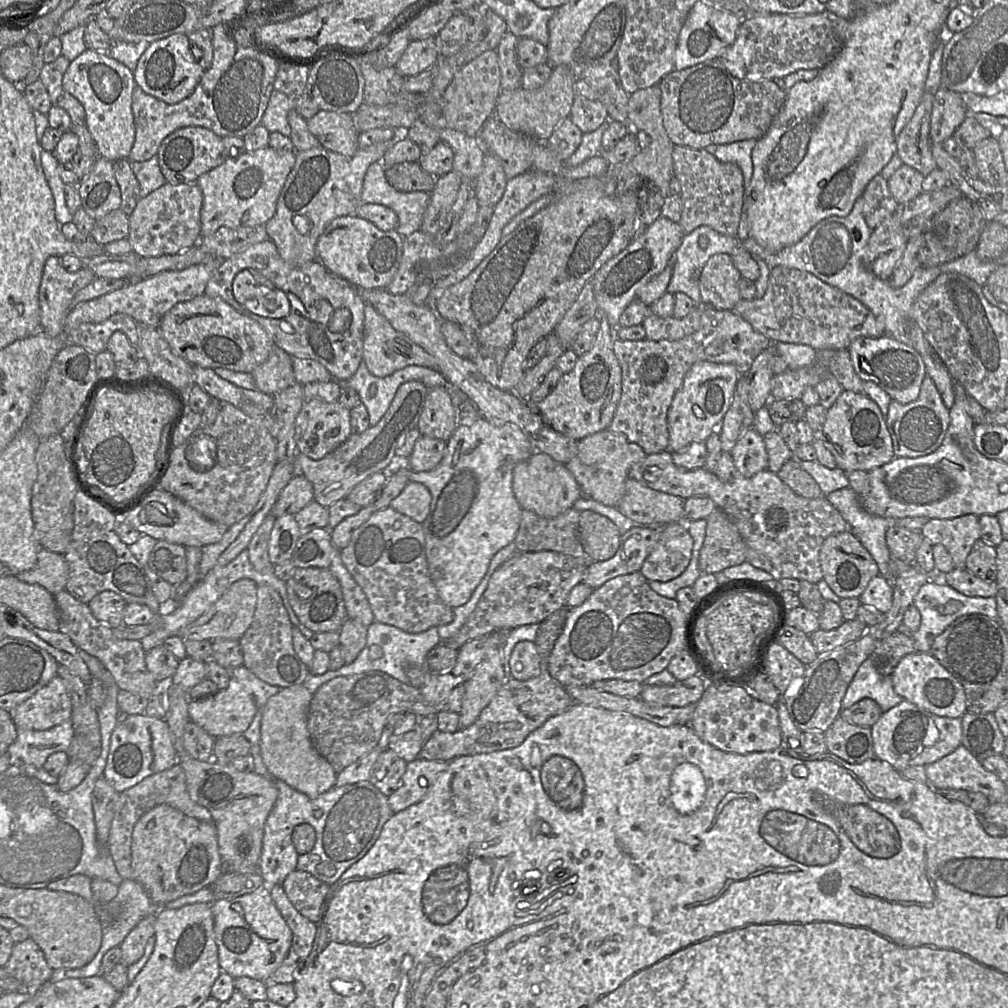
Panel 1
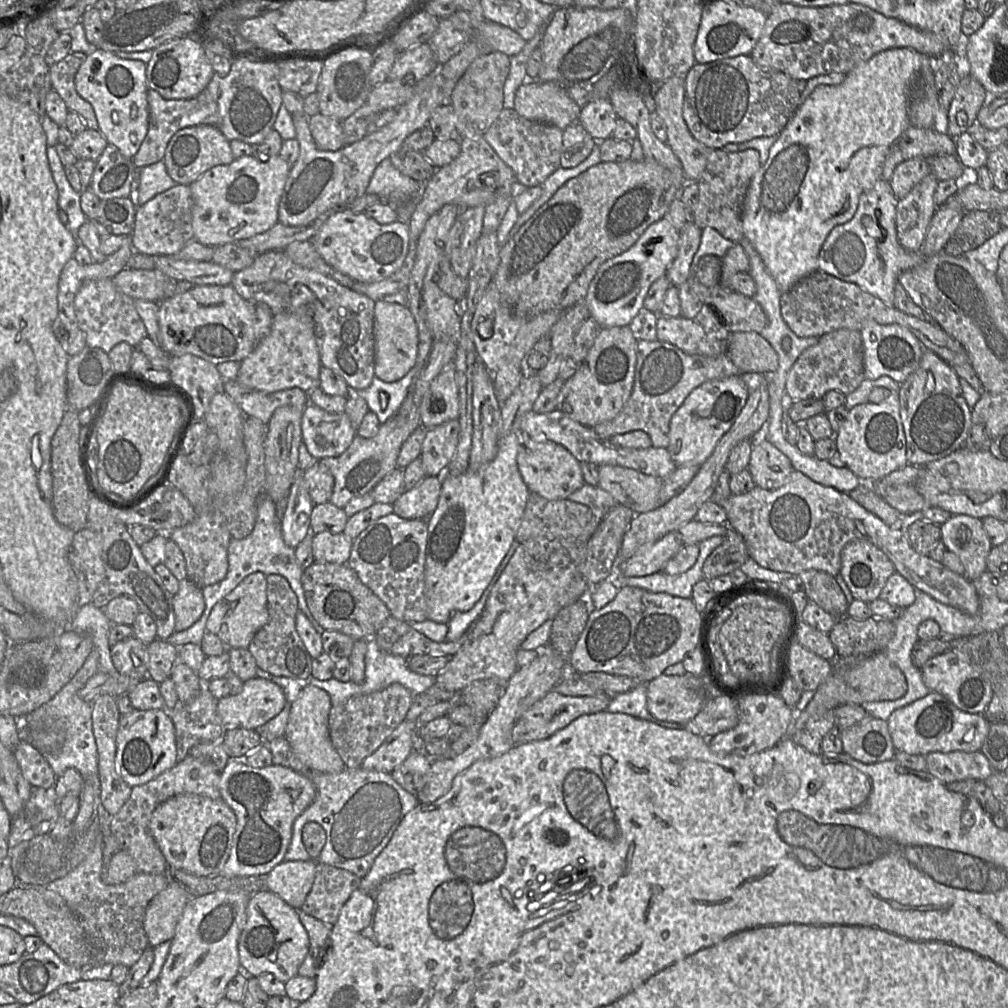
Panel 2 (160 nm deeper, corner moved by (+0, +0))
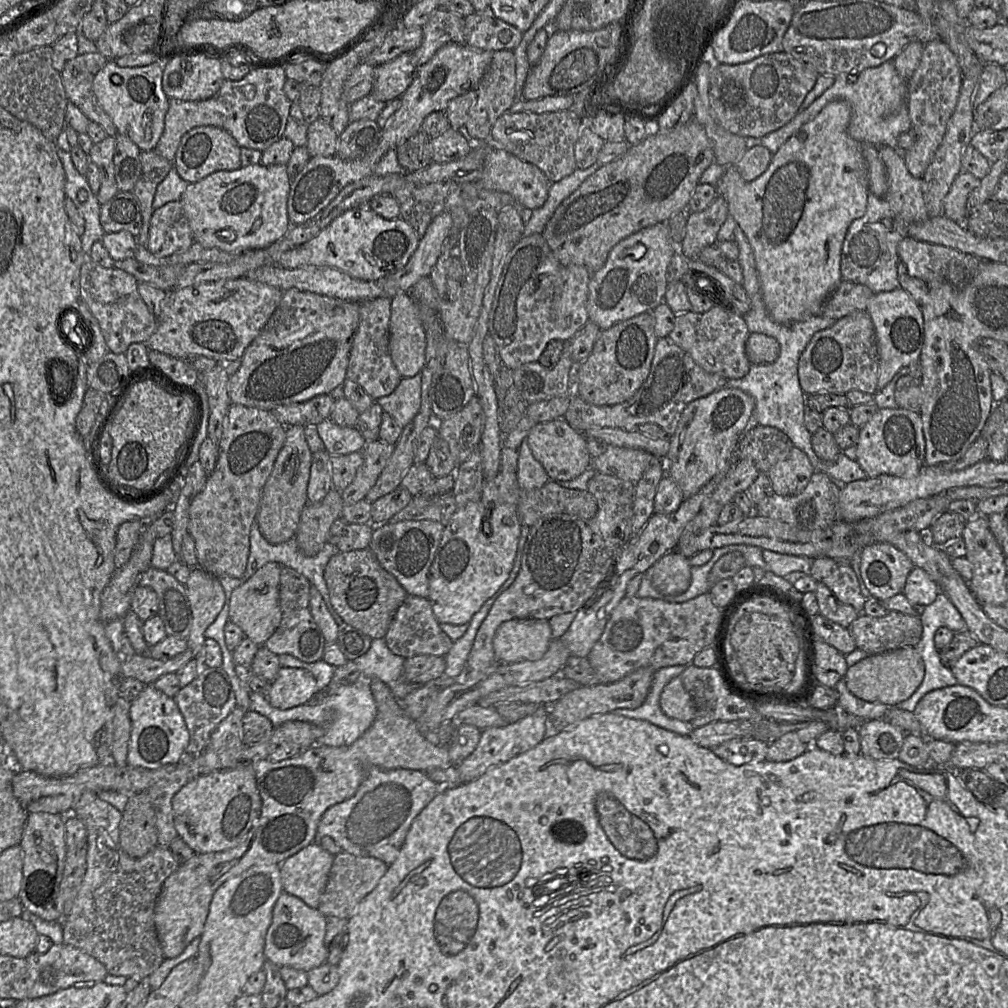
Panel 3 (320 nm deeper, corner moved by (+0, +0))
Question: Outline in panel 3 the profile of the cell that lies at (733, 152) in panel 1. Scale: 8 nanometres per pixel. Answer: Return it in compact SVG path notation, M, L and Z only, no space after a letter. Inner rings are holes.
M893 60L856 73L840 73L835 75L834 84L808 108L799 111L790 122L781 128L761 137L761 145L768 148L772 154L775 154L801 126L814 119L828 103L843 100L850 105L852 110L848 133L854 140L860 143L872 144L878 148L889 146L898 150L899 137L904 132L912 129L907 88L907 81L897 72Z

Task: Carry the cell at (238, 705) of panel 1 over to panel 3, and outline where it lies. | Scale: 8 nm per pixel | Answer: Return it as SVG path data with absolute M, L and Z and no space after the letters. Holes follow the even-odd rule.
M280 668L266 697L278 709L287 710L312 700L317 690L314 676L302 668Z

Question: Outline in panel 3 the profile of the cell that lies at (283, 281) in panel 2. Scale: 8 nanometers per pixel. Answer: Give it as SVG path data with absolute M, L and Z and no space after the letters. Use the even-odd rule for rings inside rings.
M380 297L360 302L359 324L349 353L346 378L361 386L374 400L391 394L402 379L389 351L390 317L390 298Z

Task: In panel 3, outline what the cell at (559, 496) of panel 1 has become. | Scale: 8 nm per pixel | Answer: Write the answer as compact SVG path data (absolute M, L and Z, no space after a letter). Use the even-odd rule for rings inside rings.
M564 418L537 423L525 439L533 457L543 466L550 480L568 481L578 477L591 466L587 438L571 427Z

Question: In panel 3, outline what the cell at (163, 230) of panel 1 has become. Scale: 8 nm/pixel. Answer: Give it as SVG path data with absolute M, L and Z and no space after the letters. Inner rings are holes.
M180 200L153 211L146 244L151 253L168 257L188 250L193 242L193 232Z

